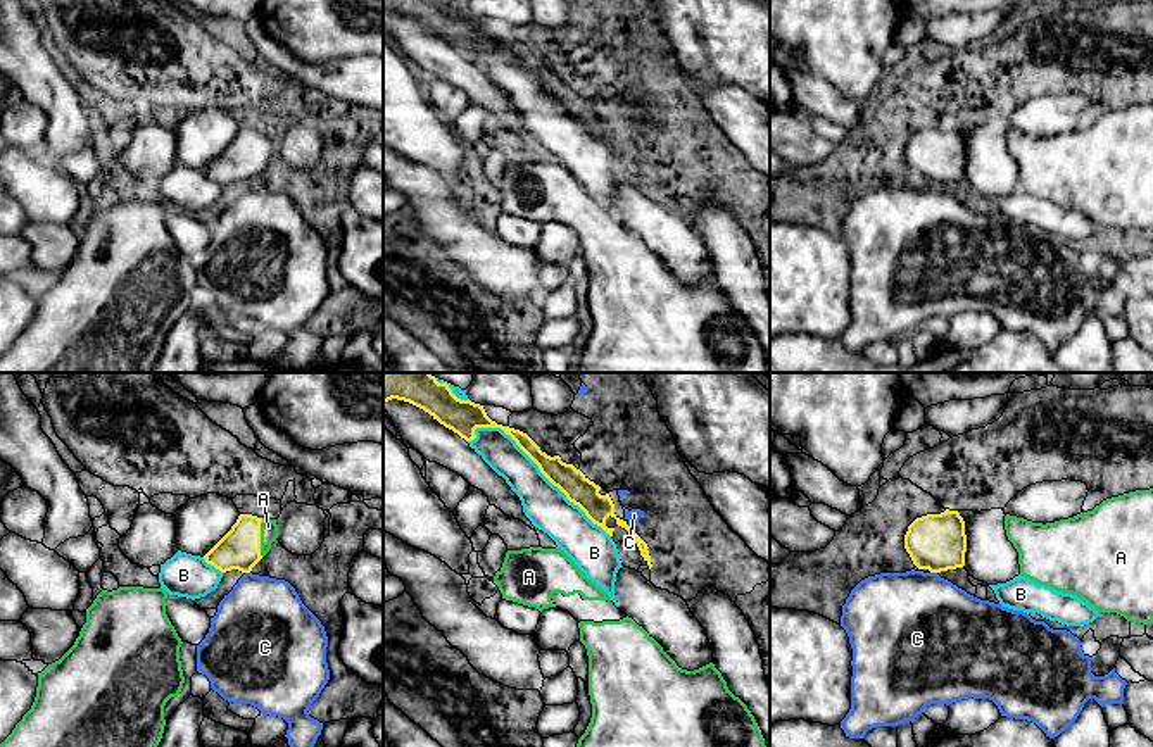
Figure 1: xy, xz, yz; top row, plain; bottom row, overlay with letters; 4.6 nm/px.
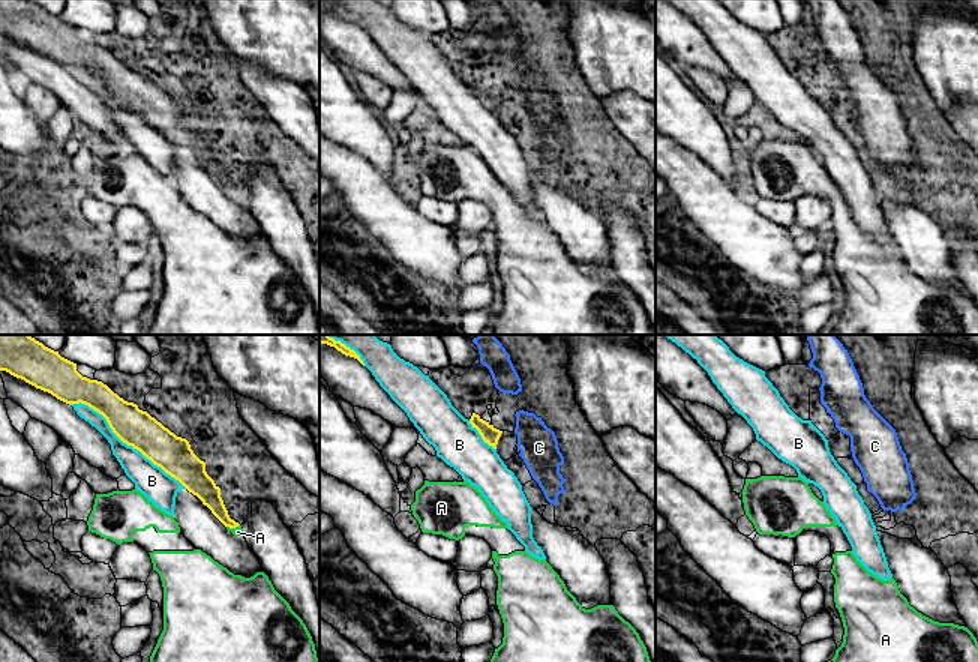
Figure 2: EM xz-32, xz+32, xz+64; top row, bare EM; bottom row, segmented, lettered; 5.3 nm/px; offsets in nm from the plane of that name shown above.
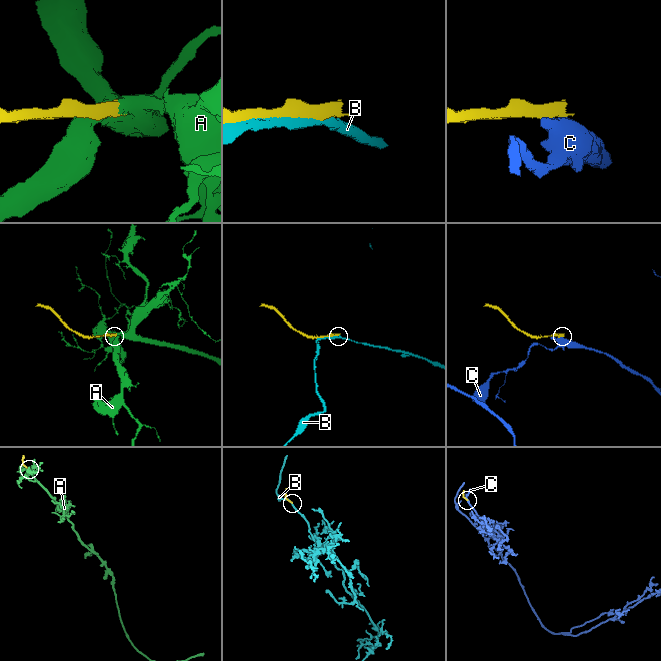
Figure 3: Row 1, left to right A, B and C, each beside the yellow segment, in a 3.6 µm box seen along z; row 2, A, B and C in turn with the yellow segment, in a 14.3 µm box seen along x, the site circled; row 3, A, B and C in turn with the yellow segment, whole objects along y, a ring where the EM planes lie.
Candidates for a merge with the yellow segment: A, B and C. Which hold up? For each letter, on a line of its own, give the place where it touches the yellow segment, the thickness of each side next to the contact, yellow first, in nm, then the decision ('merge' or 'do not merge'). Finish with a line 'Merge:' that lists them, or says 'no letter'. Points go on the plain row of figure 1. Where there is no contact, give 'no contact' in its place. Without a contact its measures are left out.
A: meets yellow in xy at (259, 150); 190 nm thick on the yellow side, 80 nm on the other; merge
B: meets yellow in xz at (541, 85); 140 nm thick on the yellow side, 200 nm on the other; do not merge
C: meets yellow in xz at (629, 140); 130 nm thick on the yellow side, 60 nm on the other; do not merge
Merge: A

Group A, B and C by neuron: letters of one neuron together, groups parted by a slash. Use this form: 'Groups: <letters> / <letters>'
Groups: A / B / C

